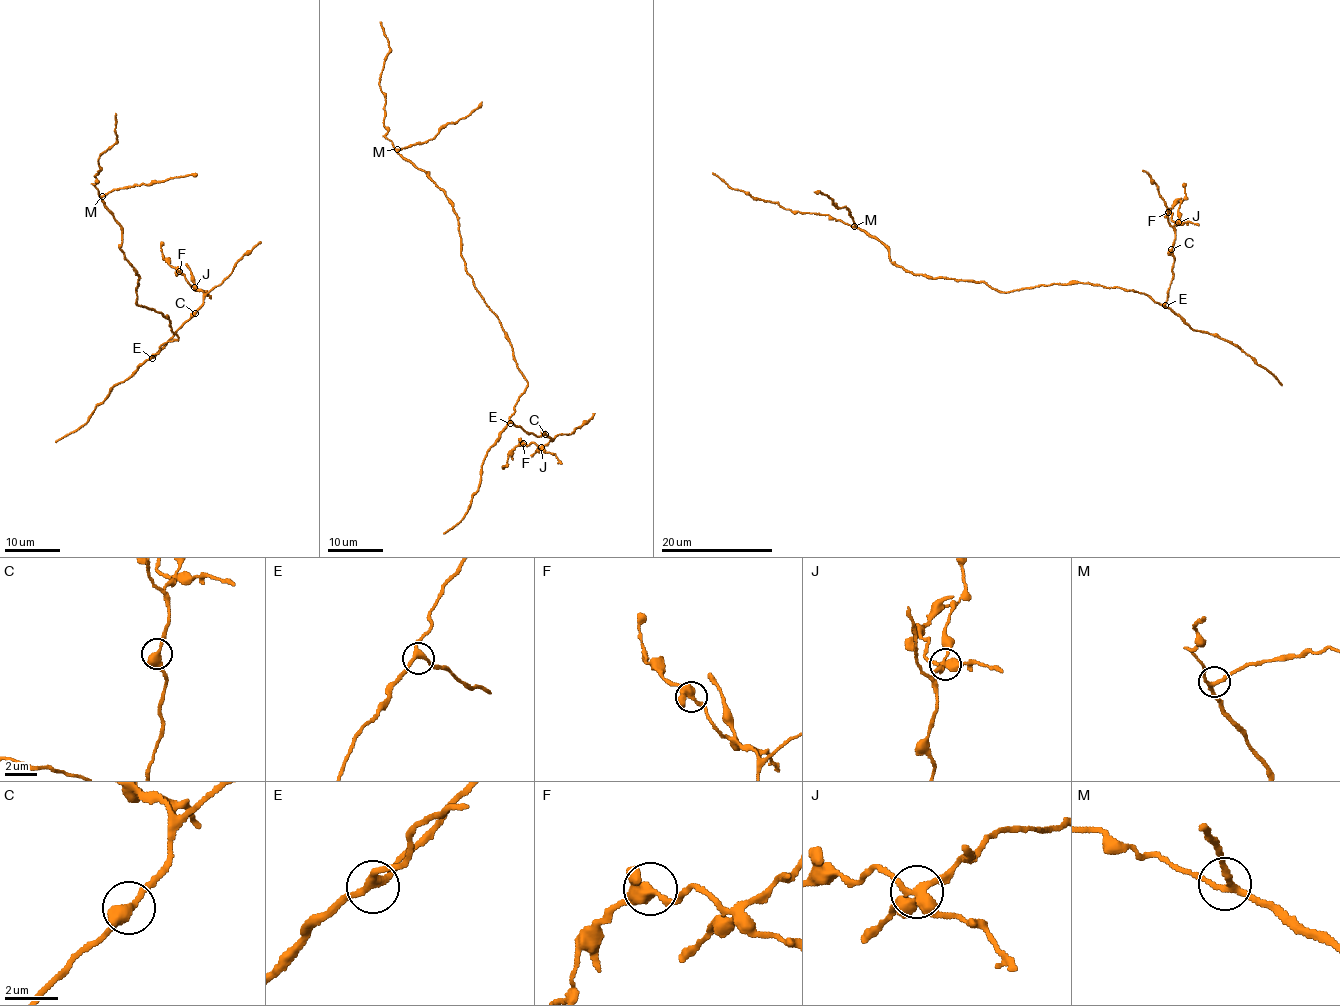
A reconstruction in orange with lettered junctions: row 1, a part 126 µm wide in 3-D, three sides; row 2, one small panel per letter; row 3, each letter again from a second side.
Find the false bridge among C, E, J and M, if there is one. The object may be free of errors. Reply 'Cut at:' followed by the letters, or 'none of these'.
Cut at: J

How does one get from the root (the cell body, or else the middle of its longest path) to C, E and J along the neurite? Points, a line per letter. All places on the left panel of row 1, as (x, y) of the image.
C: (137, 303), (168, 319), (171, 331), (178, 338), (164, 343), (153, 356), (195, 313)
E: (137, 303), (168, 319), (171, 331), (178, 338), (164, 343), (152, 358)
J: (137, 303), (168, 319), (171, 331), (178, 338), (164, 343), (153, 356), (201, 305), (203, 292), (194, 287)

